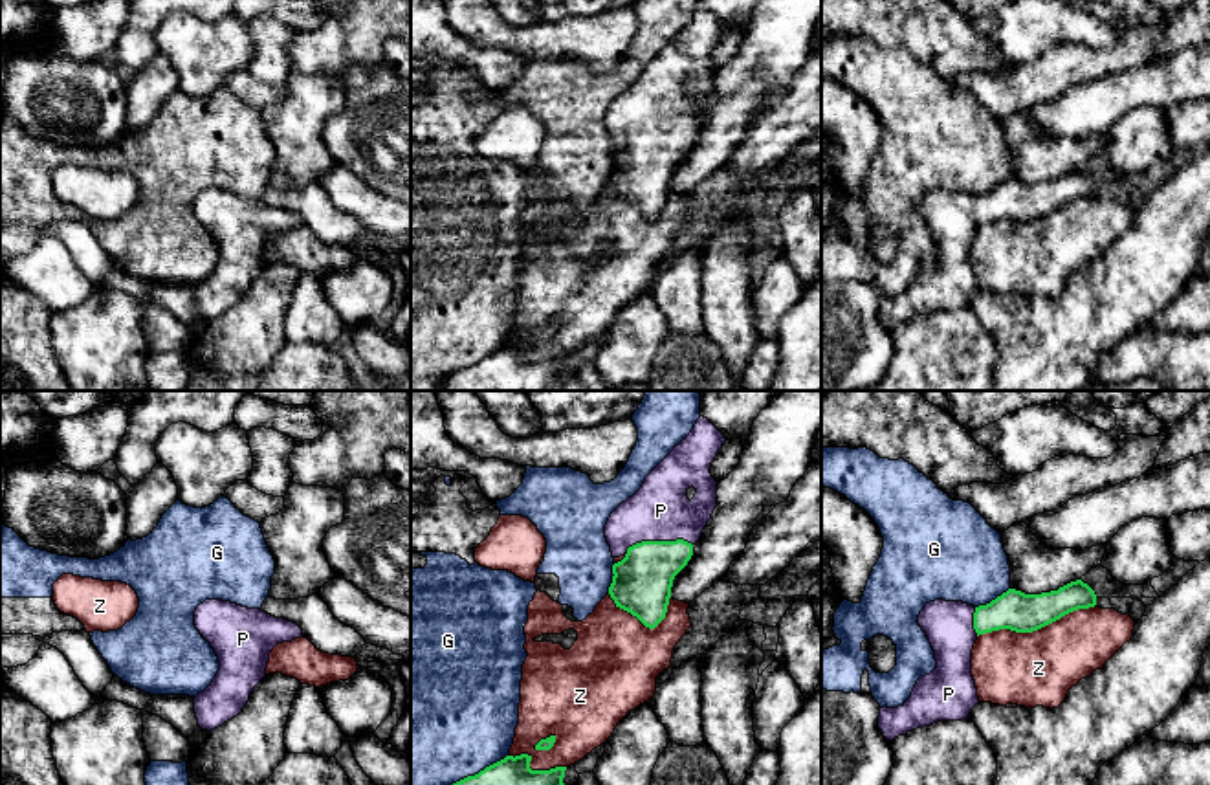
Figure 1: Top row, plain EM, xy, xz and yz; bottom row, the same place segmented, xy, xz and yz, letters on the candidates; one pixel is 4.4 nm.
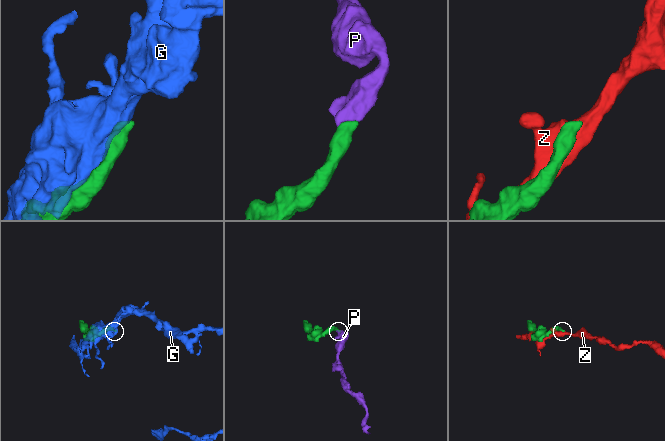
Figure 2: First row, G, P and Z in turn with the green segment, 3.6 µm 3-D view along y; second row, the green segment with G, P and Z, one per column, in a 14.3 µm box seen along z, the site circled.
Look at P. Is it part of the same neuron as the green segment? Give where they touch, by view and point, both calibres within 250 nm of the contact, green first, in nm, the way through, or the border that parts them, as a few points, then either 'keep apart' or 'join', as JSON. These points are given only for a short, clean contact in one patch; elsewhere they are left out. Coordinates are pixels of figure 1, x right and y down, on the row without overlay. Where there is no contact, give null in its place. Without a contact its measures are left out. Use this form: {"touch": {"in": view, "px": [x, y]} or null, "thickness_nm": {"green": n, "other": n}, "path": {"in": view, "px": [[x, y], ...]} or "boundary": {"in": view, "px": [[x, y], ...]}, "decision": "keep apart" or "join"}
{"touch": {"in": "xz", "px": [659, 131]}, "thickness_nm": {"green": 260, "other": 260}, "path": {"in": "xz", "px": [[642, 169], [659, 131], [660, 99]]}, "decision": "join"}

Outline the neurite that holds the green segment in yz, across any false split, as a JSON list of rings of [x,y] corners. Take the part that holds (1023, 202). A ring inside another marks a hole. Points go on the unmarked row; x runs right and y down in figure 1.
[[[1082,169],[1041,183],[1008,178],[979,196],[946,189],[926,193],[917,211],[935,240],[937,257],[917,270],[902,295],[880,297],[878,317],[893,330],[937,310],[970,306],[979,292],[972,266],[972,238],[979,224],[999,218],[1032,222],[1072,200],[1094,194],[1094,180]]]

